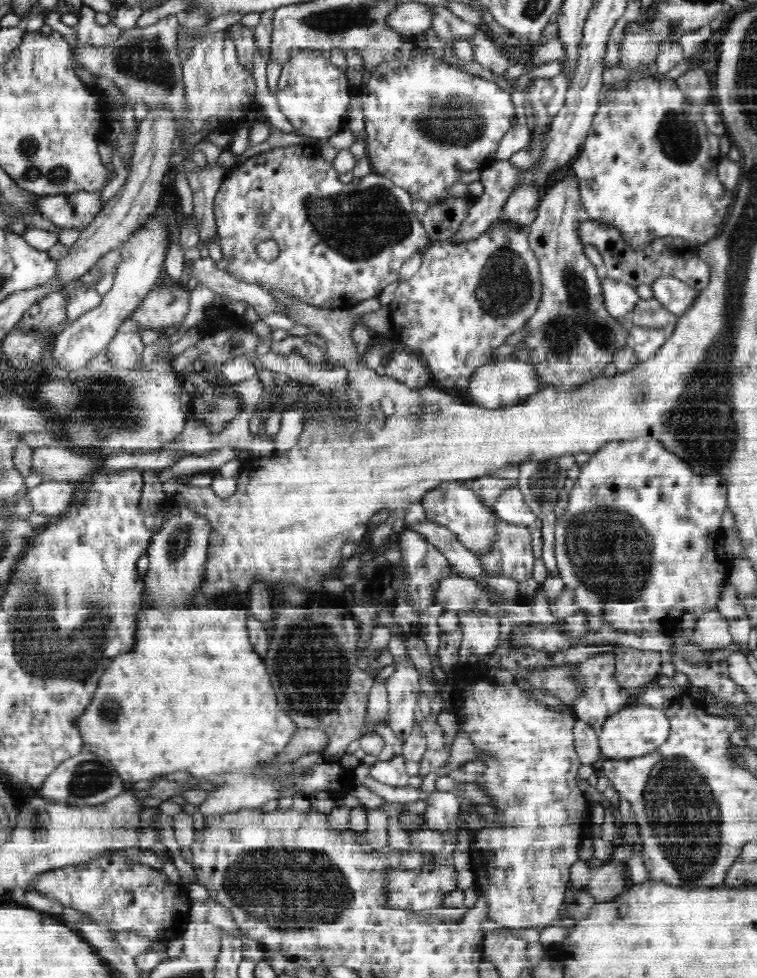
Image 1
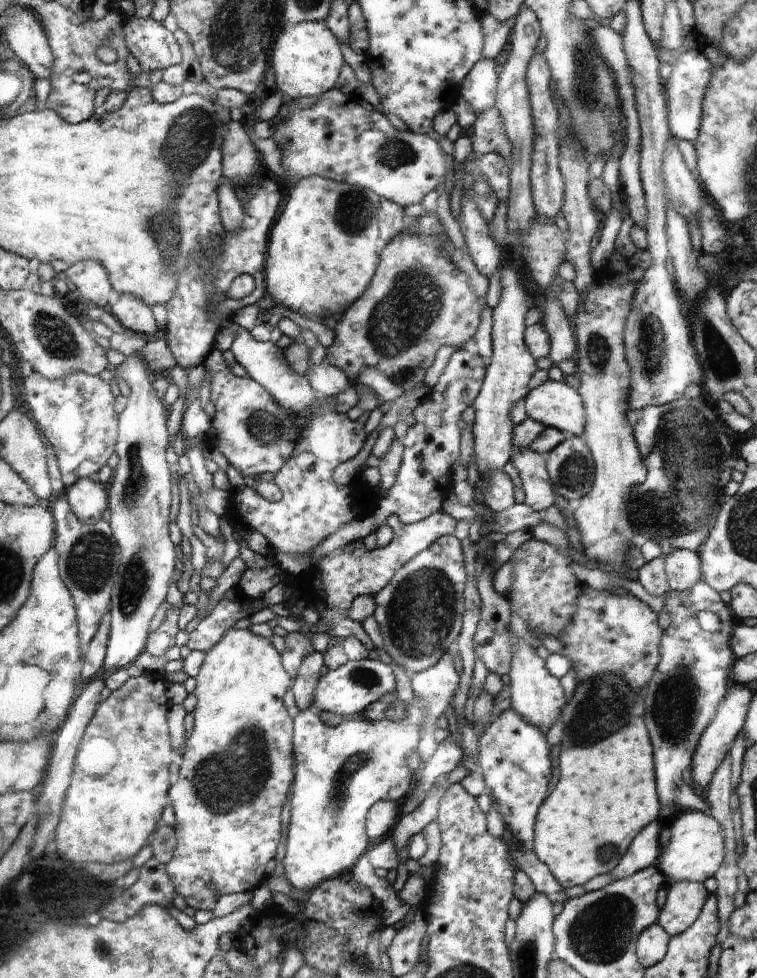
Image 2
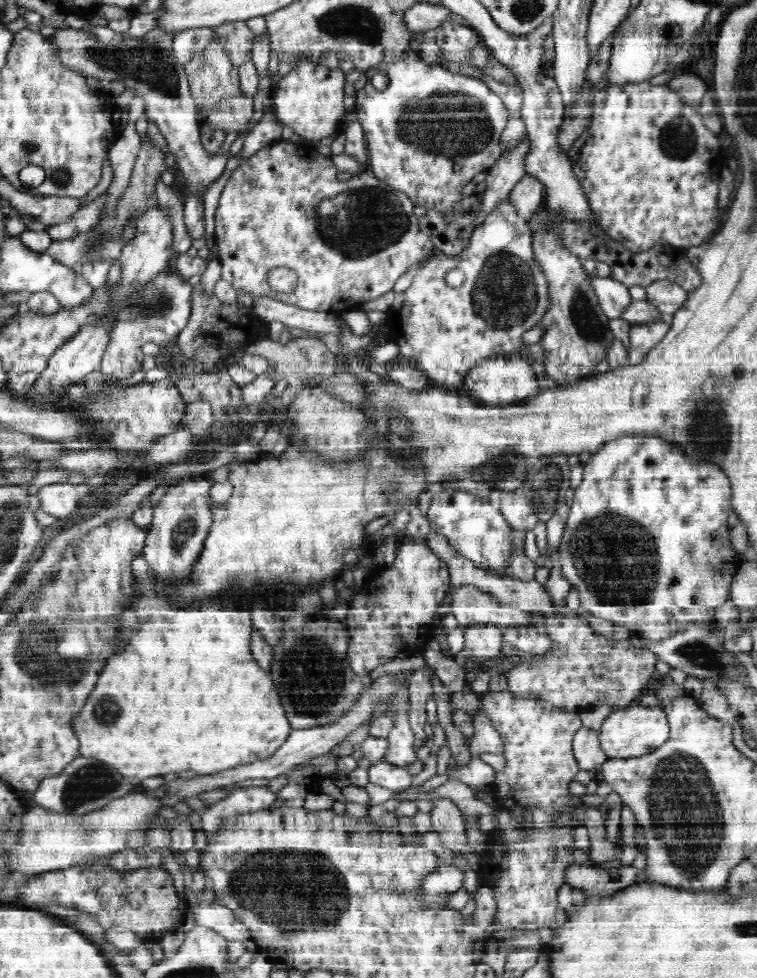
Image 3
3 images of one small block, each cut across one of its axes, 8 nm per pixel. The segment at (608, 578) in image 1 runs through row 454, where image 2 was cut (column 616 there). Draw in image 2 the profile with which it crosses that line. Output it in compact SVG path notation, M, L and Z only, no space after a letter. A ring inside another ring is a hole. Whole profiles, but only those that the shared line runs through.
M587 588L583 598L578 600L578 610L572 616L570 626L559 636L553 648L571 660L578 682L595 679L603 674L619 675L635 693L643 693L654 678L658 664L662 662L662 638L666 635L664 624L660 624L660 612L656 612L656 608L648 607L644 600L626 590L609 592Z

